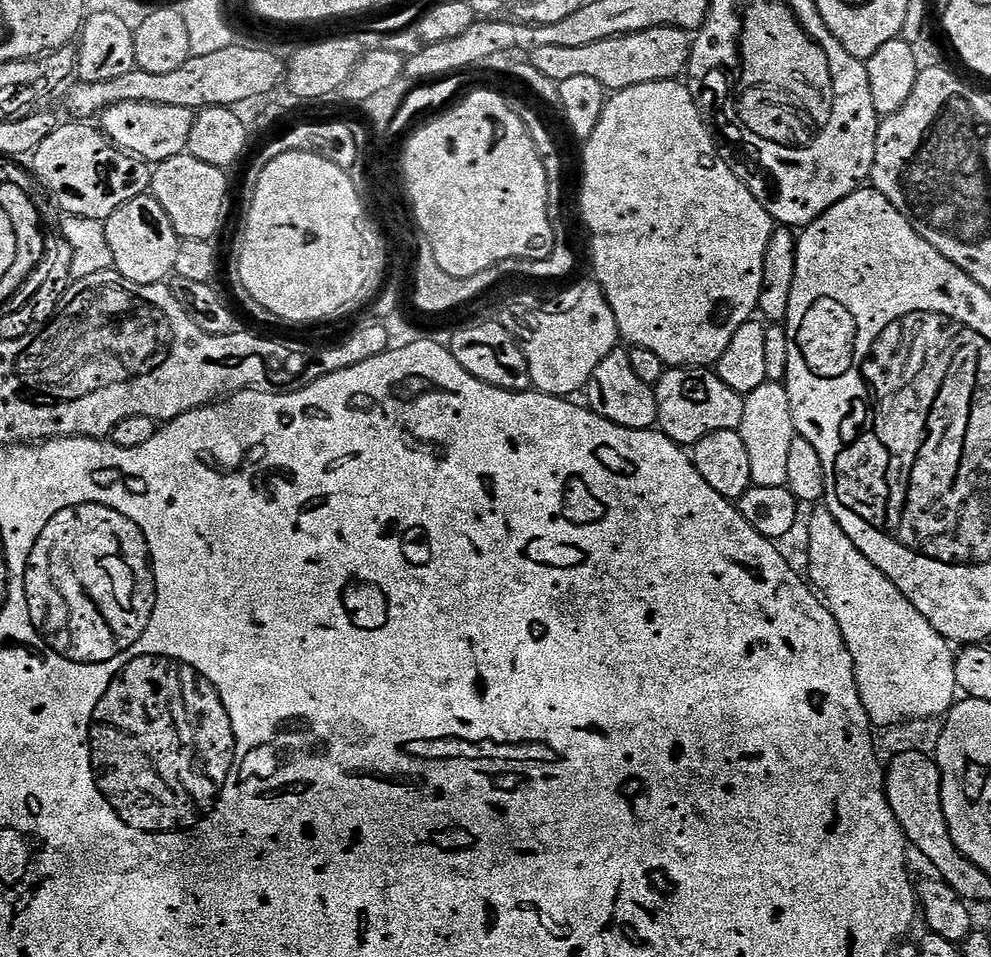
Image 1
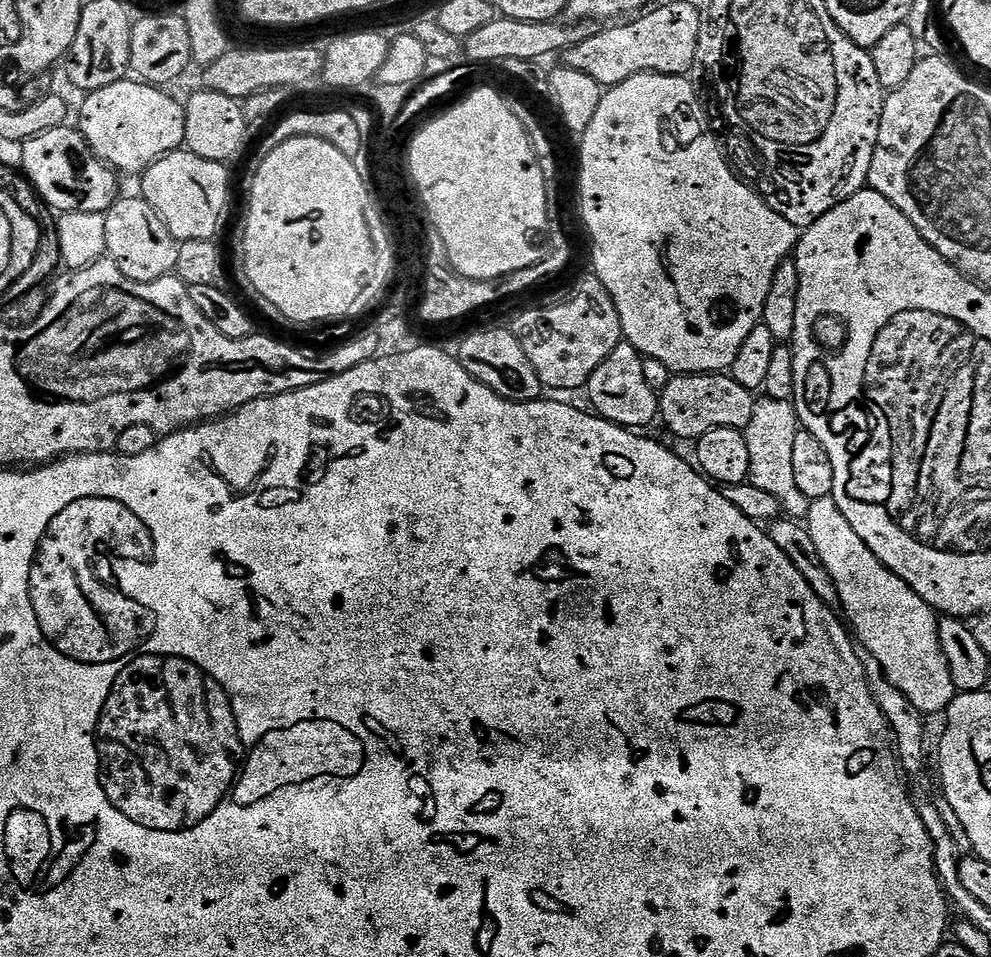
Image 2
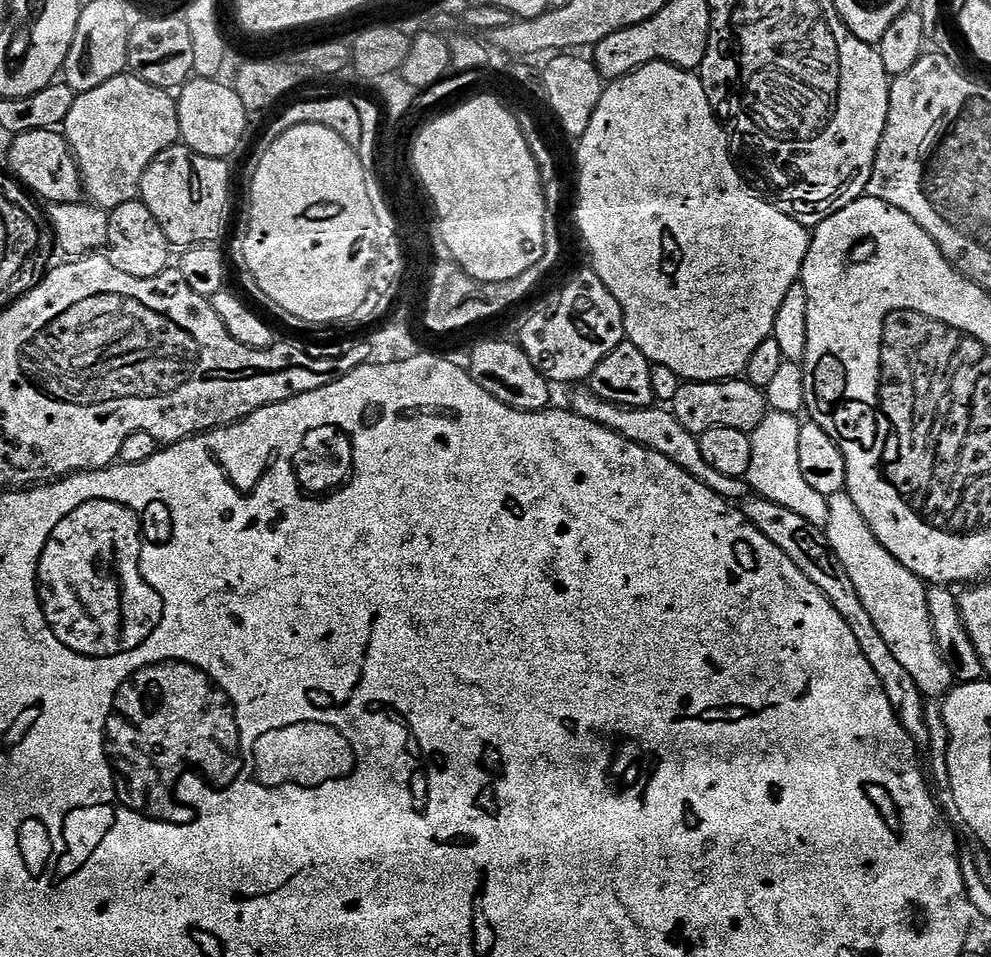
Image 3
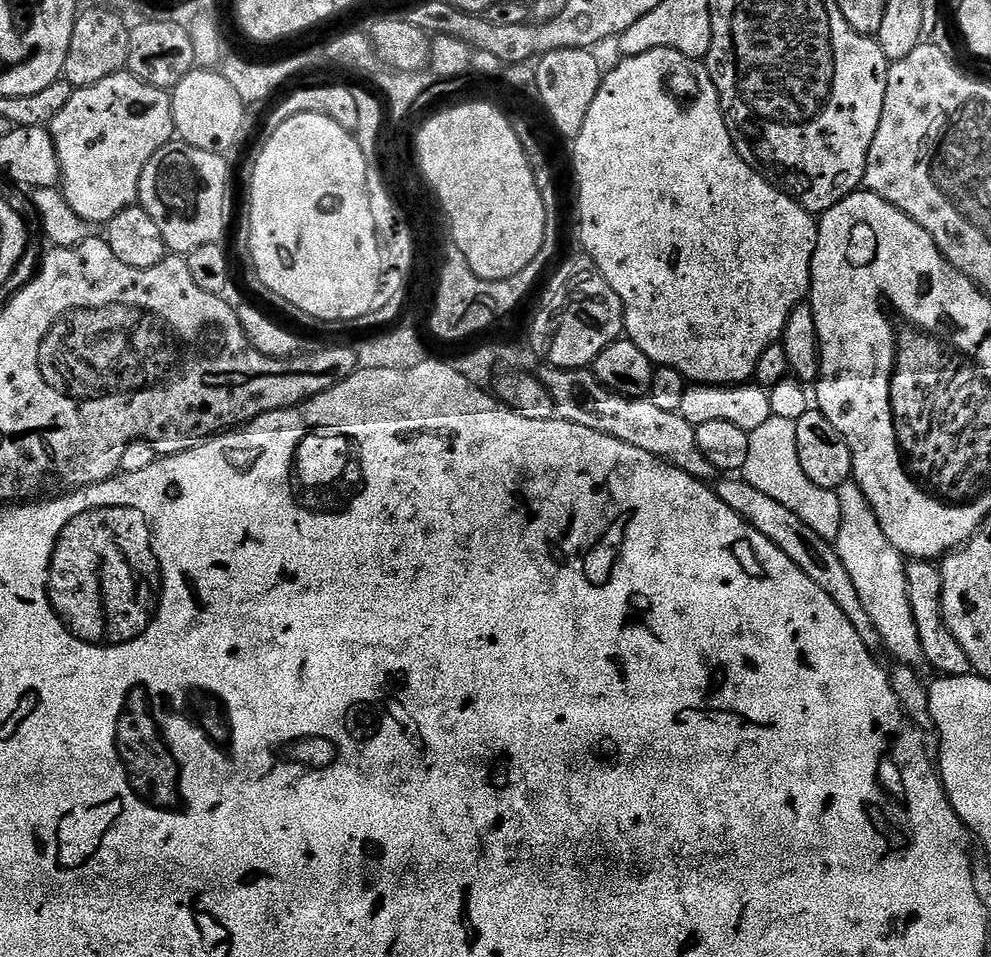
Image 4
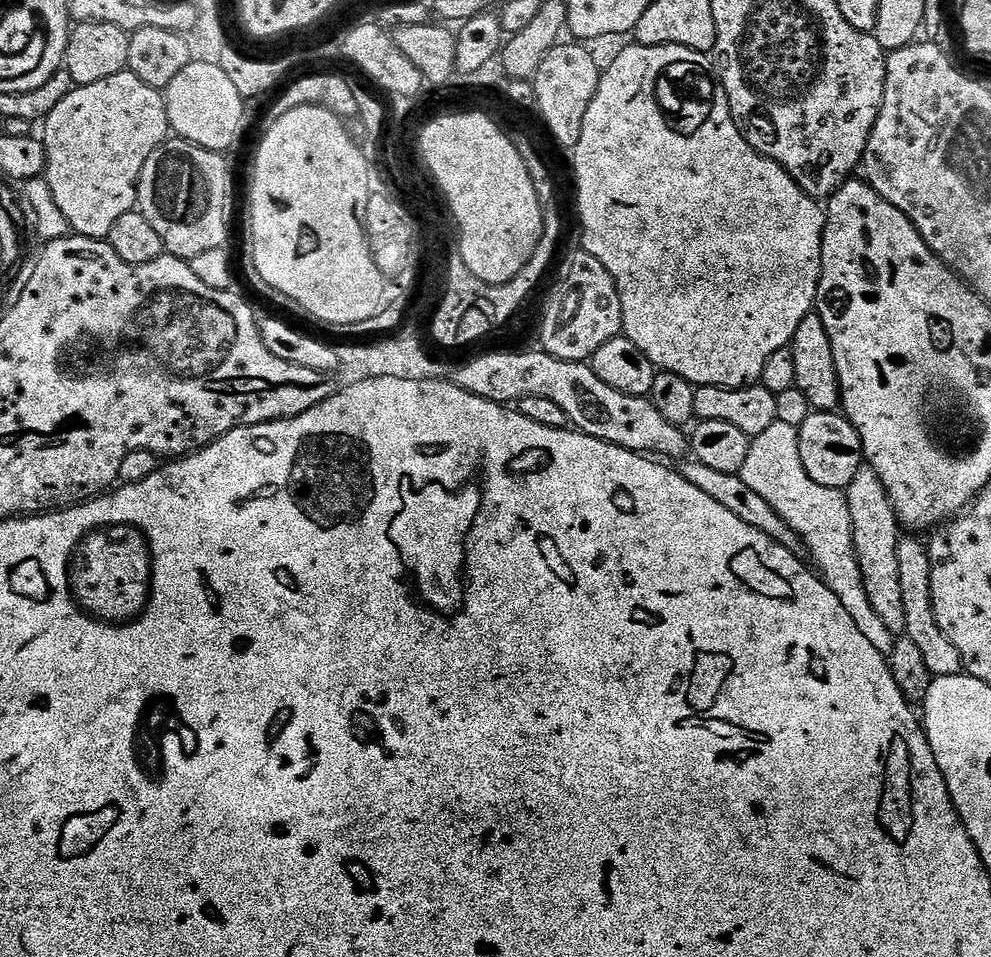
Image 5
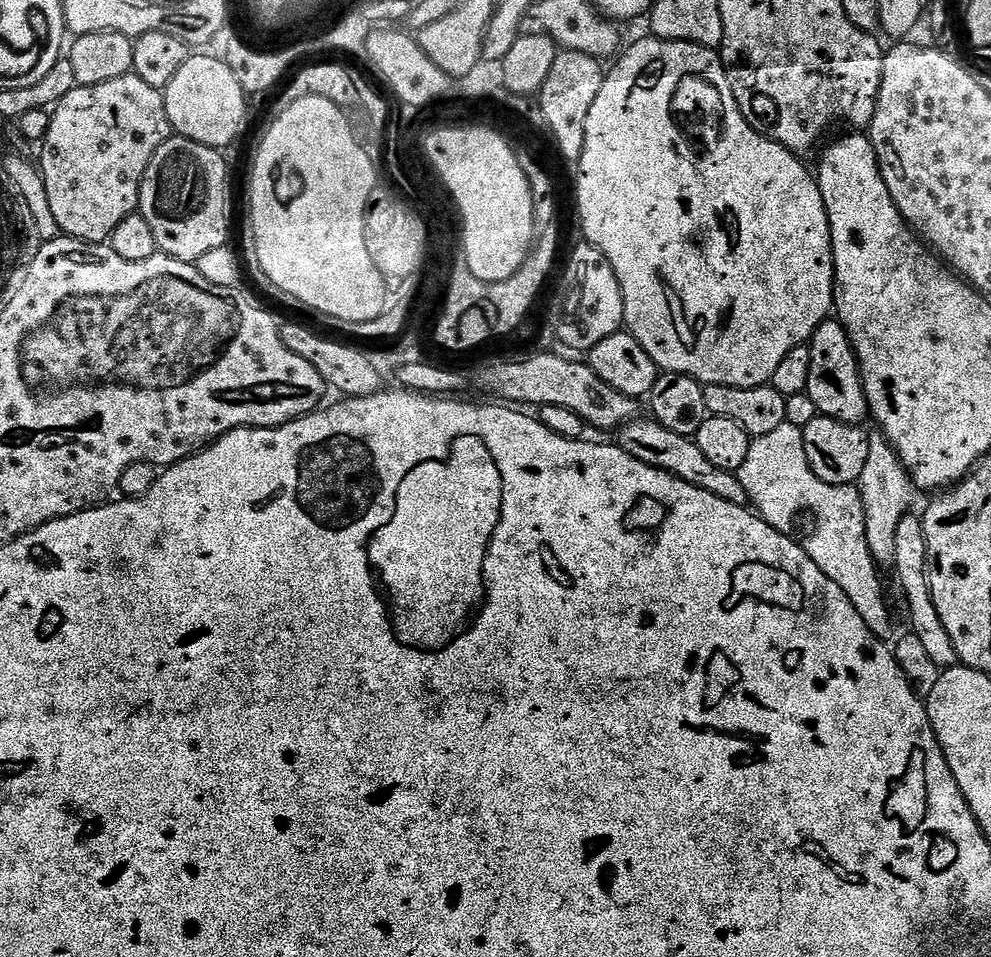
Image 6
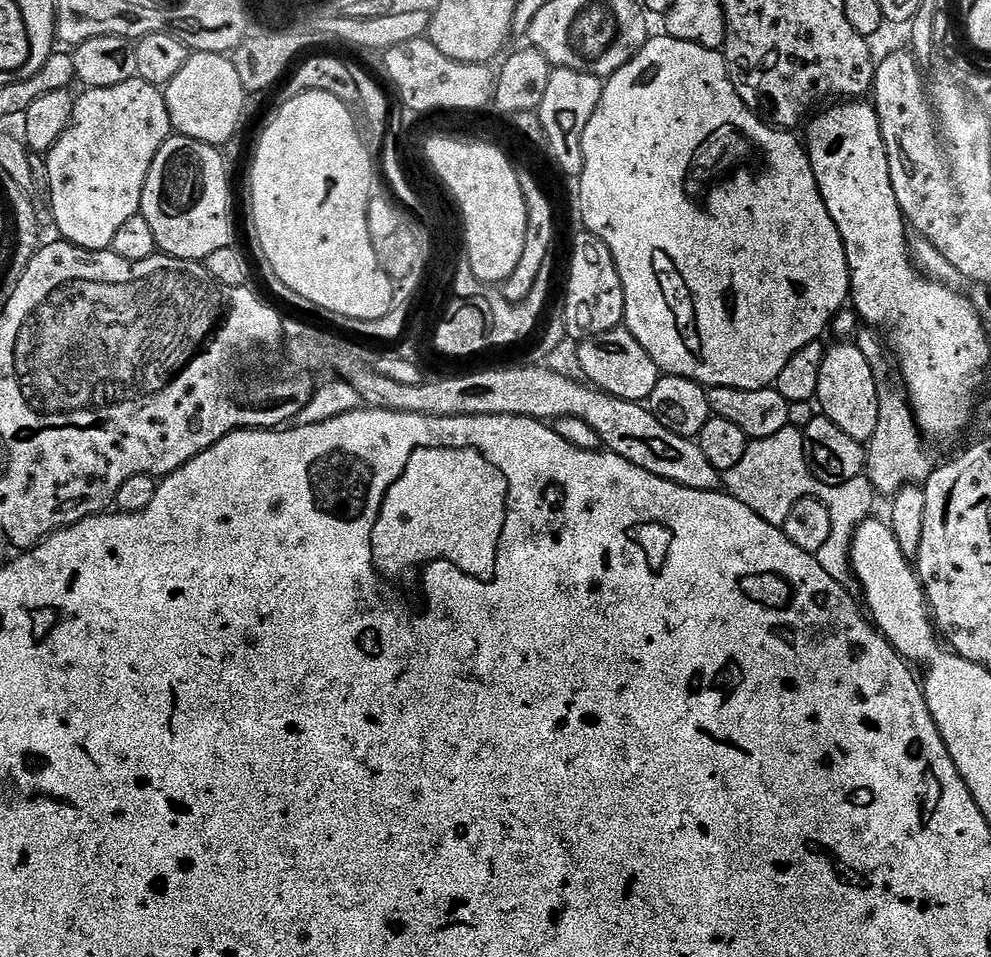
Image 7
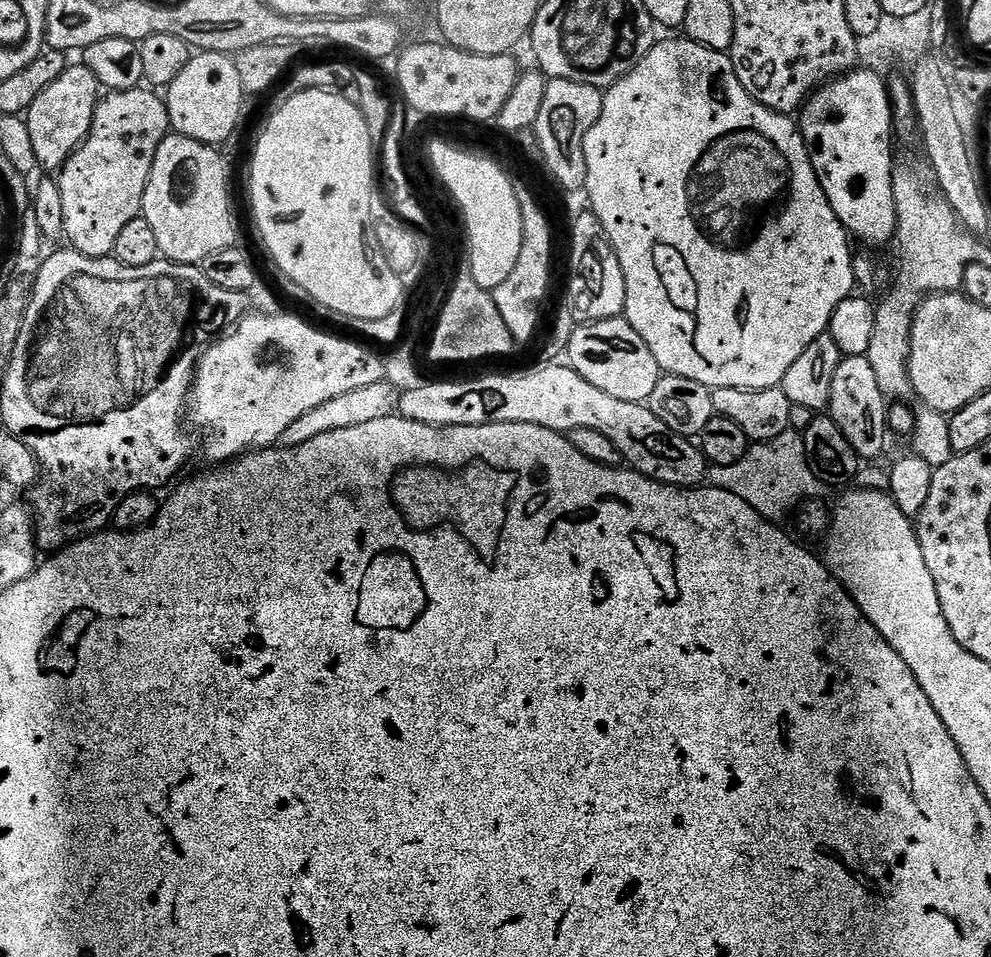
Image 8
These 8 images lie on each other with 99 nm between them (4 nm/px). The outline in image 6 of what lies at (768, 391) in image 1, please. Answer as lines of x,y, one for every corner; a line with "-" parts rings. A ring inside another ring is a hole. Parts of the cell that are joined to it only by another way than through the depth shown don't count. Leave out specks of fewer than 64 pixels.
787,422
778,426
778,430
770,430
770,434
755,437
750,446
750,454
746,454
746,462
742,462
742,466
735,474
742,482
742,490
746,490
748,504
767,524
774,526
774,530
791,533
792,523
803,512
812,512
816,521
812,524
812,533
809,534
808,540
803,541
803,545
810,554
814,566
818,566
818,570
822,570
822,574
826,574
826,578
830,578
830,582
836,583
841,588
842,594
850,598
850,606
858,610
862,622
866,622
866,626
875,636
887,637
887,632
892,628
892,612
888,609
887,598
884,597
884,584
880,581
881,569
870,554
866,542
866,516
862,510
859,487
856,484
822,482
822,478
814,474
806,458
804,430
798,426
790,426

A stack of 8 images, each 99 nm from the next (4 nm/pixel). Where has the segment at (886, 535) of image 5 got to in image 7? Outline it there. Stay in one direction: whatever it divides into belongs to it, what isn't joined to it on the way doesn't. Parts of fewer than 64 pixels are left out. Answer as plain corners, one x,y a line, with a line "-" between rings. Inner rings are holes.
900,386
885,387
881,391
878,402
878,426
866,445
866,475
876,493
881,497
891,498
908,484
923,485
934,467
934,461
927,456
928,448
924,443
926,443
925,437
916,424
916,415
912,412
912,405
908,403
908,393

